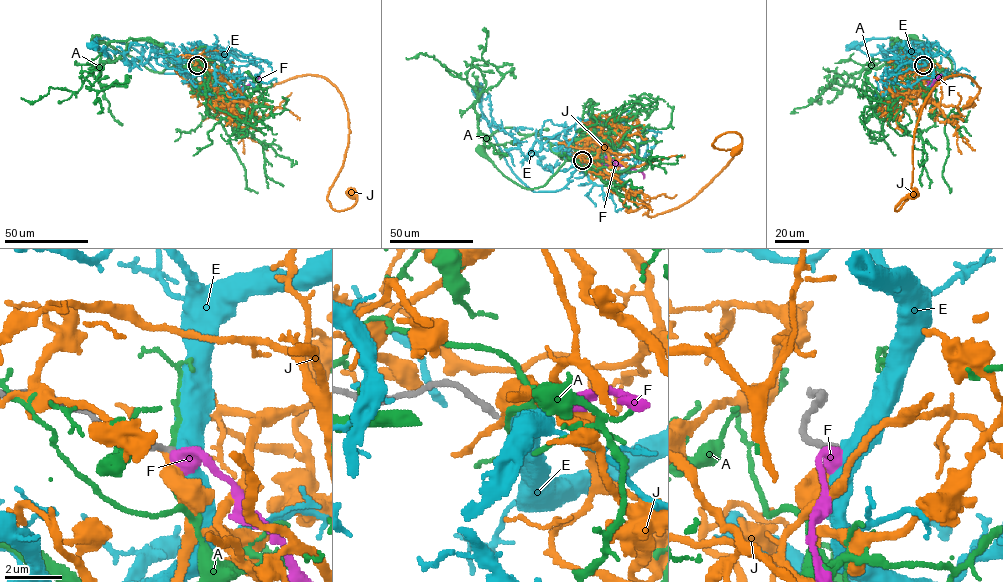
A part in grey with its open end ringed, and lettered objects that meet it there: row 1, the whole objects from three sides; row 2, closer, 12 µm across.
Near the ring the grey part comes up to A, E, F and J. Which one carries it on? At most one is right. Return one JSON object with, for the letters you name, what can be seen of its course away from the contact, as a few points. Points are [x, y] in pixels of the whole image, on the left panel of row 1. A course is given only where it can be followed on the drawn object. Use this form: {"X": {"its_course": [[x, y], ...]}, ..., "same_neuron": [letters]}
{"E": {"its_course": [[197, 65], [198, 71], [190, 78], [157, 72], [128, 45], [104, 37], [97, 38], [94, 45]]}, "same_neuron": ["E"]}

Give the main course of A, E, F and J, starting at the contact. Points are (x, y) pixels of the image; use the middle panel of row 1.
A: (581, 160), (566, 160), (545, 184), (525, 188), (508, 179), (481, 152)
E: (582, 160), (560, 189), (531, 190), (506, 162), (482, 111), (479, 93)
F: (582, 160), (624, 165), (641, 171), (643, 178)
J: (581, 160), (652, 216), (692, 199), (729, 162), (732, 149), (711, 145), (718, 136), (736, 132), (735, 151)

